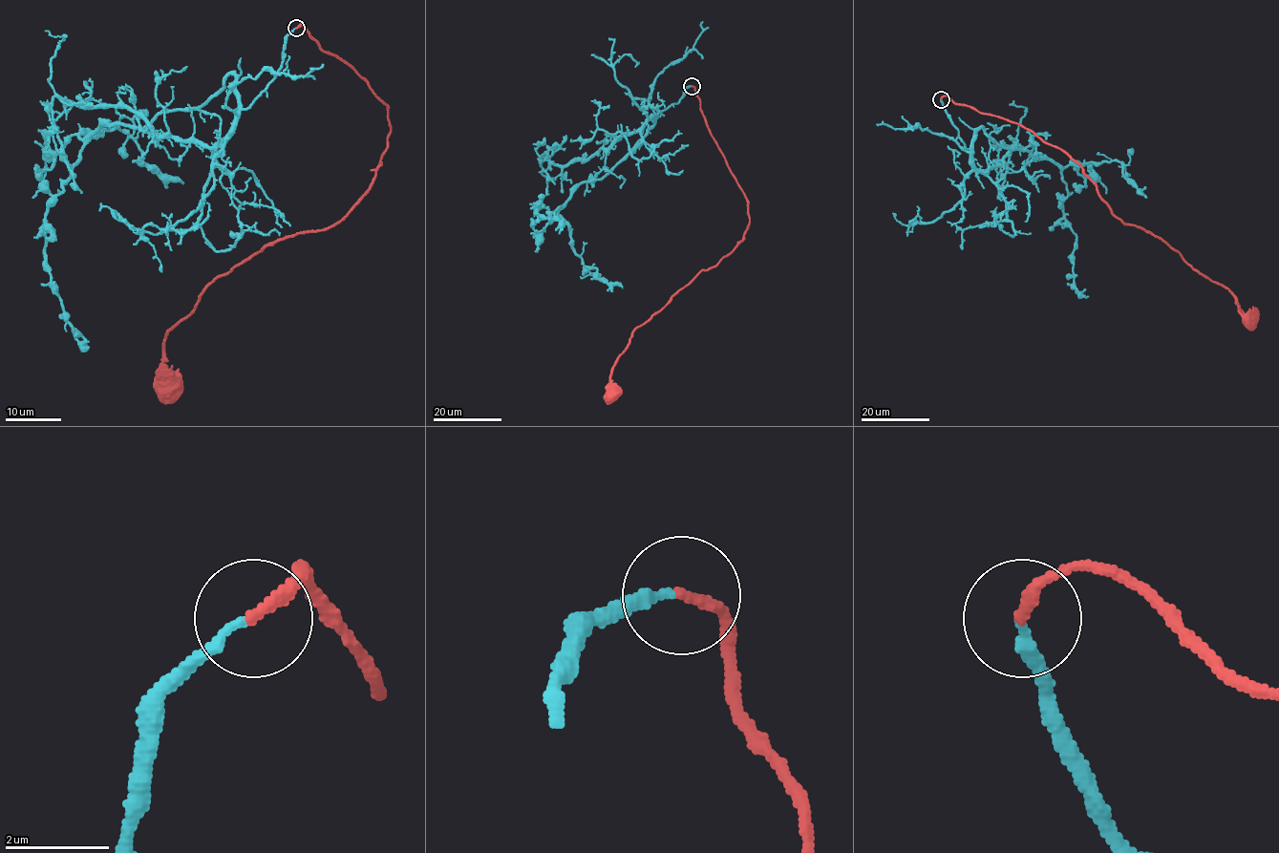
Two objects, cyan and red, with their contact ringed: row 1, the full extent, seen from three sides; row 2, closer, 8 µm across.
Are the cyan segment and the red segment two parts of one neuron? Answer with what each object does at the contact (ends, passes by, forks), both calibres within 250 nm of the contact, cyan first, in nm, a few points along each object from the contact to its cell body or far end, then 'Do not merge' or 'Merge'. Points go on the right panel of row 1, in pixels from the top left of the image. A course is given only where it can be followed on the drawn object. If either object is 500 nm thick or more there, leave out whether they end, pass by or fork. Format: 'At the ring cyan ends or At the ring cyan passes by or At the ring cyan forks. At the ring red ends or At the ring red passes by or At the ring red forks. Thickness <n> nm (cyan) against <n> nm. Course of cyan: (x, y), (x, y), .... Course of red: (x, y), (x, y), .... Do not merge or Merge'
At the ring cyan ends. At the ring red ends. Thickness 190 nm (cyan) against 200 nm. Course of cyan: (941, 98), (968, 149), (981, 127), (1005, 148), (1059, 167), (1064, 220), (1076, 234), (1074, 285), (1088, 296). Course of red: (941, 98), (1024, 126), (1066, 152), (1116, 217), (1160, 237), (1226, 287), (1253, 320). Merge

